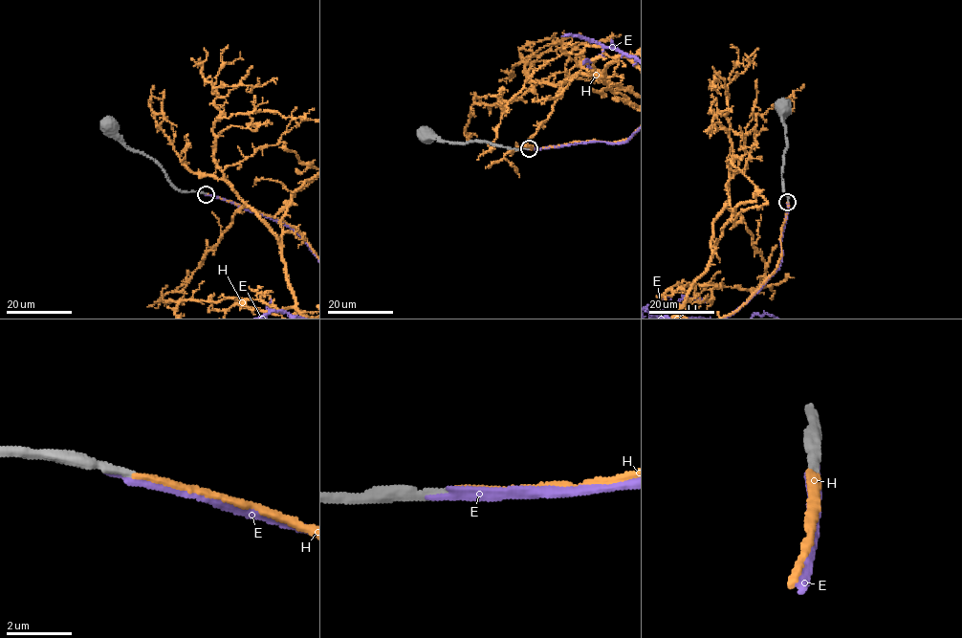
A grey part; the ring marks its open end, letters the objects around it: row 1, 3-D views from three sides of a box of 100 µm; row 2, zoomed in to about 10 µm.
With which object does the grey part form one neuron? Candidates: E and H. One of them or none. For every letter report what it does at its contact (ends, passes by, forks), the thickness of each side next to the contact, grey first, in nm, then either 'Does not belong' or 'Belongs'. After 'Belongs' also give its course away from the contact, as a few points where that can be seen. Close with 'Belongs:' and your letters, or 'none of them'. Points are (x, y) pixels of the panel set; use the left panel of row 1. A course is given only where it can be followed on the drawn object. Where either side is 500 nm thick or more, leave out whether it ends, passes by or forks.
E: It ends there. Thickness 340 nm (grey) against 240 nm. Does not belong
H: It ends there. Thickness 280 nm (grey) against 240 nm. Belongs
Belongs: H

